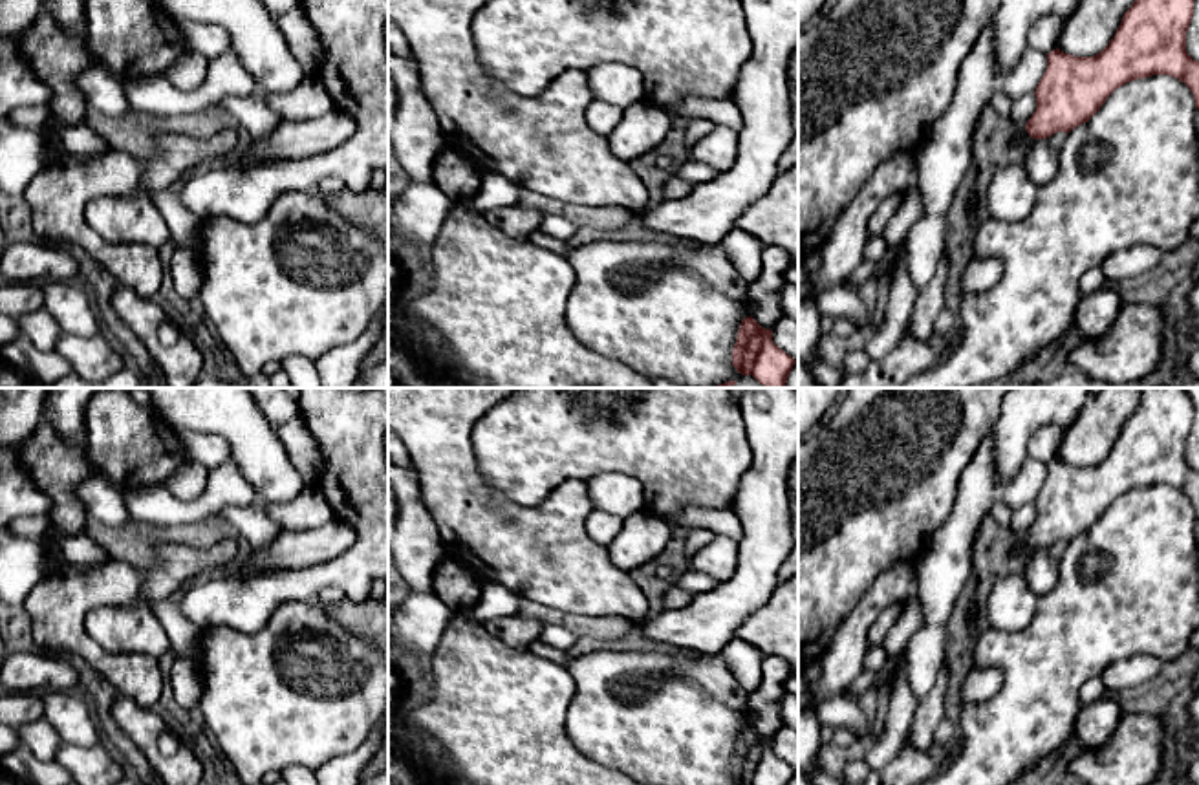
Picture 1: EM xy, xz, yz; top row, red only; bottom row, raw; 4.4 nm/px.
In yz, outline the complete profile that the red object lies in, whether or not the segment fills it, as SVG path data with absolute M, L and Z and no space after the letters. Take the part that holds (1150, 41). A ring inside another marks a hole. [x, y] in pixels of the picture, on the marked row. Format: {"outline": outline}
{"outline": "M1135 0L1109 44L1095 57L1075 57L1058 48L1047 53L1047 70L1034 97L1036 110L1023 128L1016 130L1014 146L1029 146L1032 139L1047 139L1056 132L1069 134L1087 123L1106 99L1126 82L1151 75L1170 75L1184 82L1199 110L1199 62L1186 51L1186 31L1195 0Z"}

